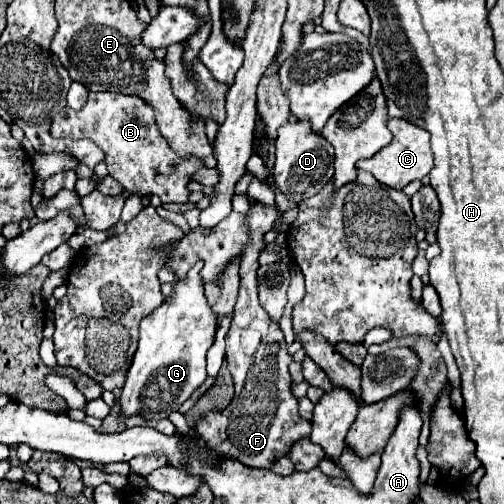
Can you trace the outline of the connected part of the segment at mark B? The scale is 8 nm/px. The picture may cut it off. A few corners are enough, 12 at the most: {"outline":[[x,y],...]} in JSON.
{"outline":[[89,92],[55,138],[91,138],[125,190],[189,204],[195,156],[171,152],[139,96]]}

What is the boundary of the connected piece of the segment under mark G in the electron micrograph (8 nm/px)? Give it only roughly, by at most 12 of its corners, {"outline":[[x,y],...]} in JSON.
{"outline":[[203,262],[141,322],[121,420],[169,418],[205,382]]}

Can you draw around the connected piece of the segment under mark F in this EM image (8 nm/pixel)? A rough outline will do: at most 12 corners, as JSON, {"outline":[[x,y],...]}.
{"outline":[[251,206],[251,242],[225,360],[223,412],[193,434],[271,468],[311,434],[279,324],[257,300],[257,256],[277,208]]}

